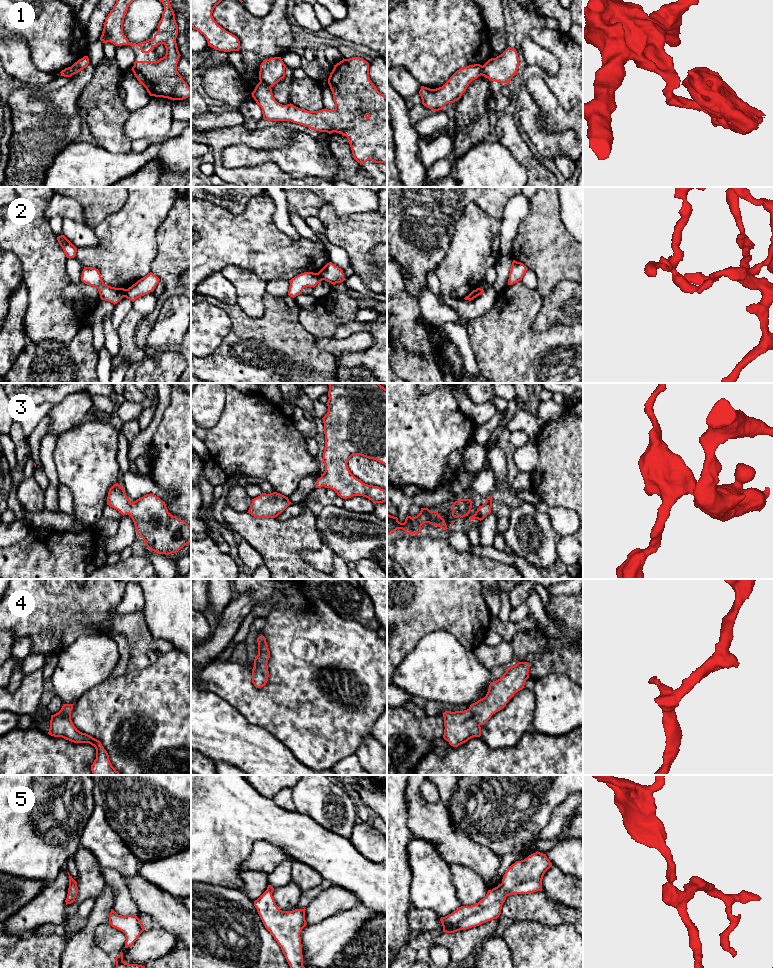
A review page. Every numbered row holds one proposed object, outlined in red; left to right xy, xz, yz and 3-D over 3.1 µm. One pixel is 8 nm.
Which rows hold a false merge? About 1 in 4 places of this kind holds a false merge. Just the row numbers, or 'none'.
1, 2

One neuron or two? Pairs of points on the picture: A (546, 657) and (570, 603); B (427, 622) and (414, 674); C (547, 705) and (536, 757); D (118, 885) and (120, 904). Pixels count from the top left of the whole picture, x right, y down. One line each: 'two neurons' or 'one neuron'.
A: one neuron
B: two neurons
C: two neurons
D: one neuron

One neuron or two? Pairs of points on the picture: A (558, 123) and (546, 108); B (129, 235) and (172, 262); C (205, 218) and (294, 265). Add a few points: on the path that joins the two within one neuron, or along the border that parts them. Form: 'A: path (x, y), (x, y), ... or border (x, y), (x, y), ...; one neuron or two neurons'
A: path (557, 119), (550, 112); one neuron
B: border (157, 229), (157, 255), (150, 271); two neurons
C: path (227, 238), (250, 240), (272, 254); one neuron

